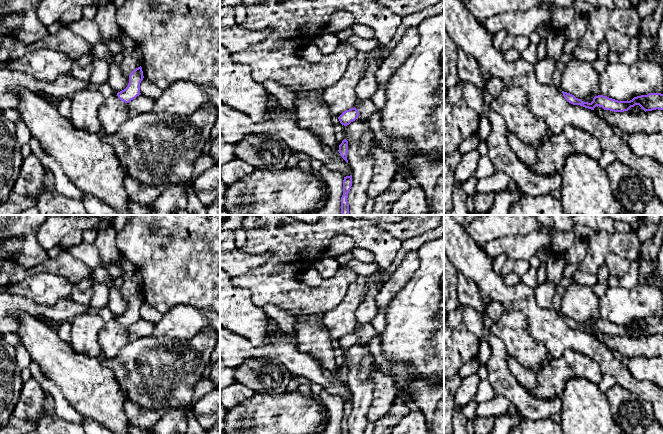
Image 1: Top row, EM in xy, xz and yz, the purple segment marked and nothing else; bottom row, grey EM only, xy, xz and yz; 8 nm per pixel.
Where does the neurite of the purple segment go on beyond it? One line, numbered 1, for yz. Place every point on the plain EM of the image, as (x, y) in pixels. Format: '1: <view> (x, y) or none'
1: none

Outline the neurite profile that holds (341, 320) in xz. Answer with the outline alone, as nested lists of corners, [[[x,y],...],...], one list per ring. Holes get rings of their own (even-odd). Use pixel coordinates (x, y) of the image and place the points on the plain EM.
[[[357,276],[339,305],[324,314],[323,325],[330,339],[339,341],[346,334],[356,331],[355,313],[366,294],[367,280],[368,277]]]

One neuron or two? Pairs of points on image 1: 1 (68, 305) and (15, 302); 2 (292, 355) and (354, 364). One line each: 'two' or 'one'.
1: one
2: two

